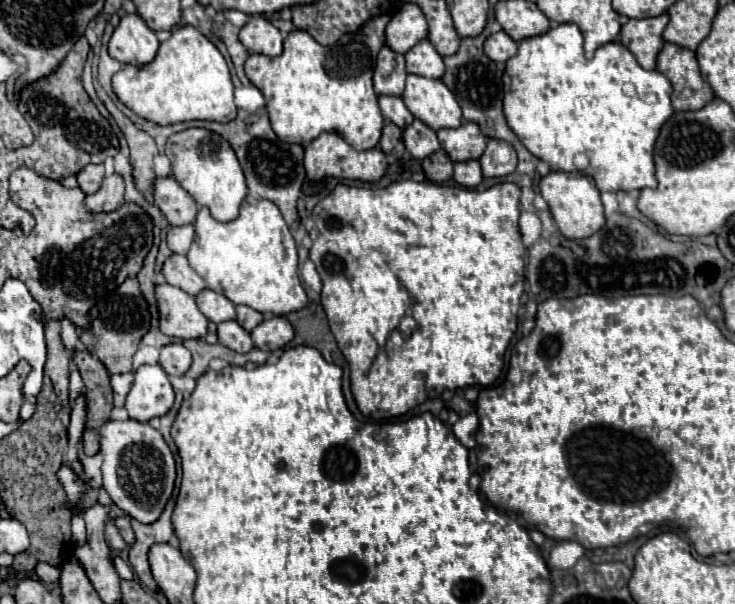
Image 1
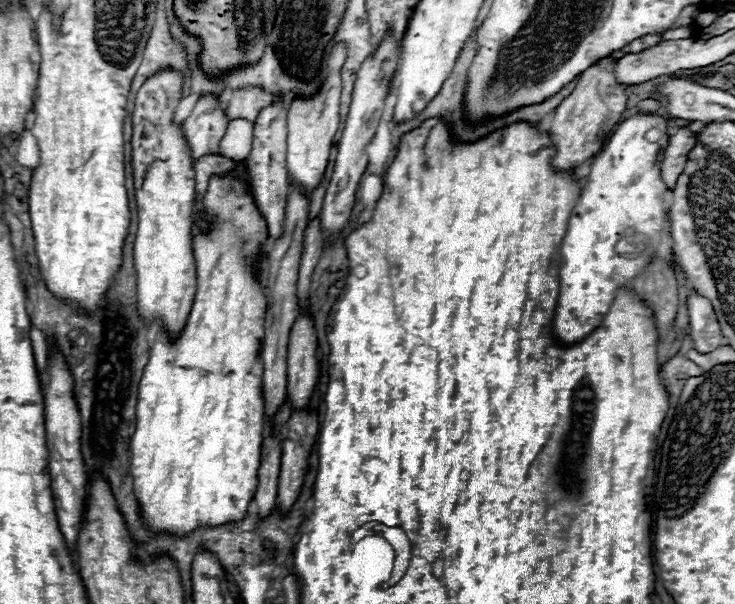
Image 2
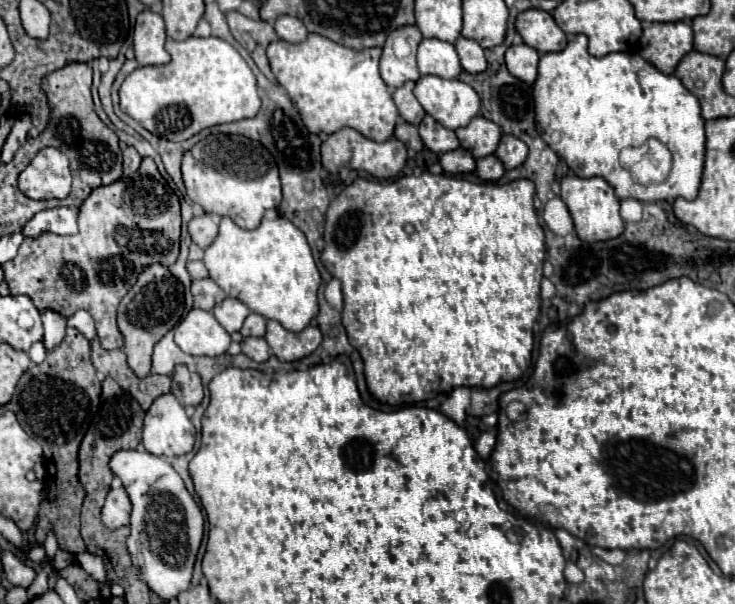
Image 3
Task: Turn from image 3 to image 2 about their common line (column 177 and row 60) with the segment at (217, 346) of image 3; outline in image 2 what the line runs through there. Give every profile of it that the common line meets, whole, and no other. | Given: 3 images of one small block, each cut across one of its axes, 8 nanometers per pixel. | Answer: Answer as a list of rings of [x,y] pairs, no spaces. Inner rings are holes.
[[[342,44],[334,46],[326,58],[328,74],[322,90],[310,100],[294,100],[288,108],[288,138],[286,138],[286,168],[292,184],[300,186],[304,196],[312,196],[316,186],[320,184],[324,170],[328,166],[330,148],[334,134],[340,124],[340,68],[346,58],[346,48]]]

